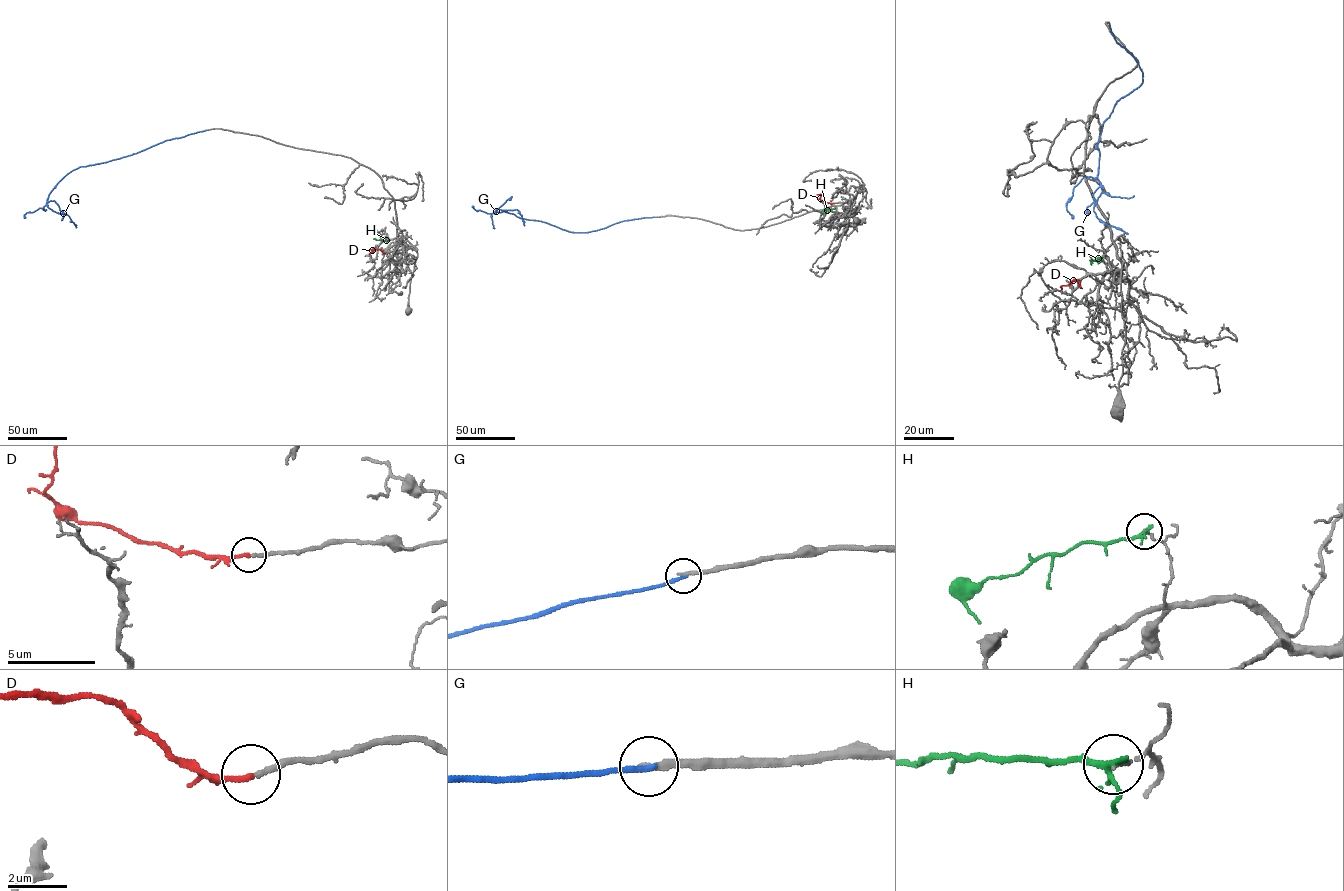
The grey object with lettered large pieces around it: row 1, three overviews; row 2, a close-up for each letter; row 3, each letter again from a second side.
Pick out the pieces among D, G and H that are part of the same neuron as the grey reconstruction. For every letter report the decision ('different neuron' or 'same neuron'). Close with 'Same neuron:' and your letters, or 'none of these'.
D: same neuron
G: different neuron
H: different neuron
Same neuron: D

